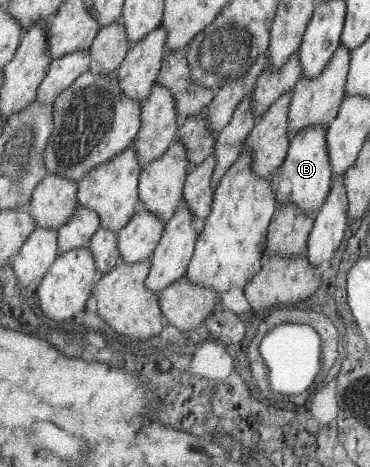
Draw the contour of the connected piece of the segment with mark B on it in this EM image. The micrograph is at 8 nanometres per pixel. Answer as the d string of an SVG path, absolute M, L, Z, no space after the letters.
M311 125L292 136L289 152L282 166L271 176L274 191L278 192L278 181L282 185L278 198L280 205L295 203L304 213L316 216L325 204L330 192L330 183L334 176L331 170L329 142L326 137L328 125Z

